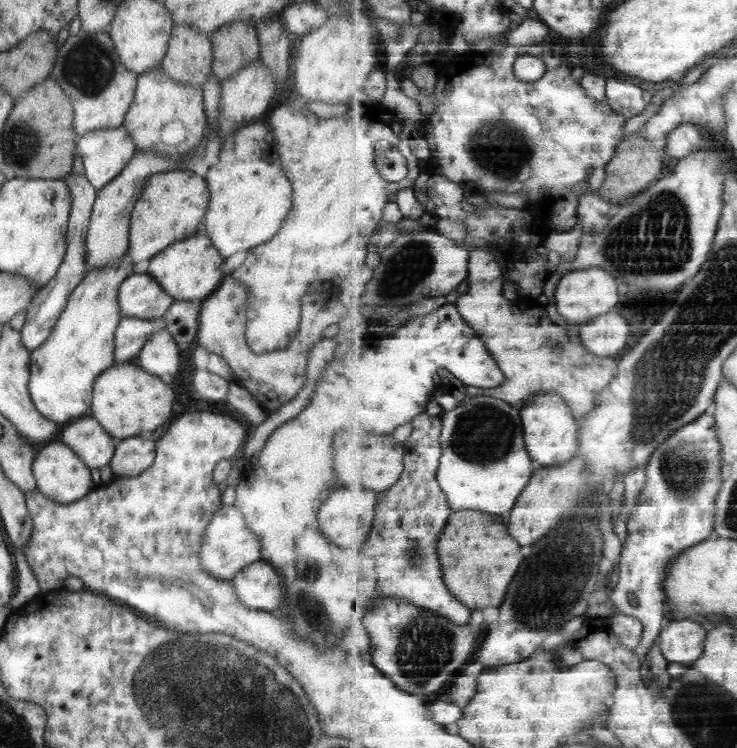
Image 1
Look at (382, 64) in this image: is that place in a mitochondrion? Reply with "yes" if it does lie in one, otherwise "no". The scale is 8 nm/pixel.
no

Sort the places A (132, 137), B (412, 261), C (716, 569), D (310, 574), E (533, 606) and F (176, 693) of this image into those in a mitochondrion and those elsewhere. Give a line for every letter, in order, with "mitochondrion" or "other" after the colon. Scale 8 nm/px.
A: other
B: mitochondrion
C: other
D: mitochondrion
E: mitochondrion
F: mitochondrion

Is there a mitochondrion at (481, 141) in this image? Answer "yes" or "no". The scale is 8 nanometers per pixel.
yes

